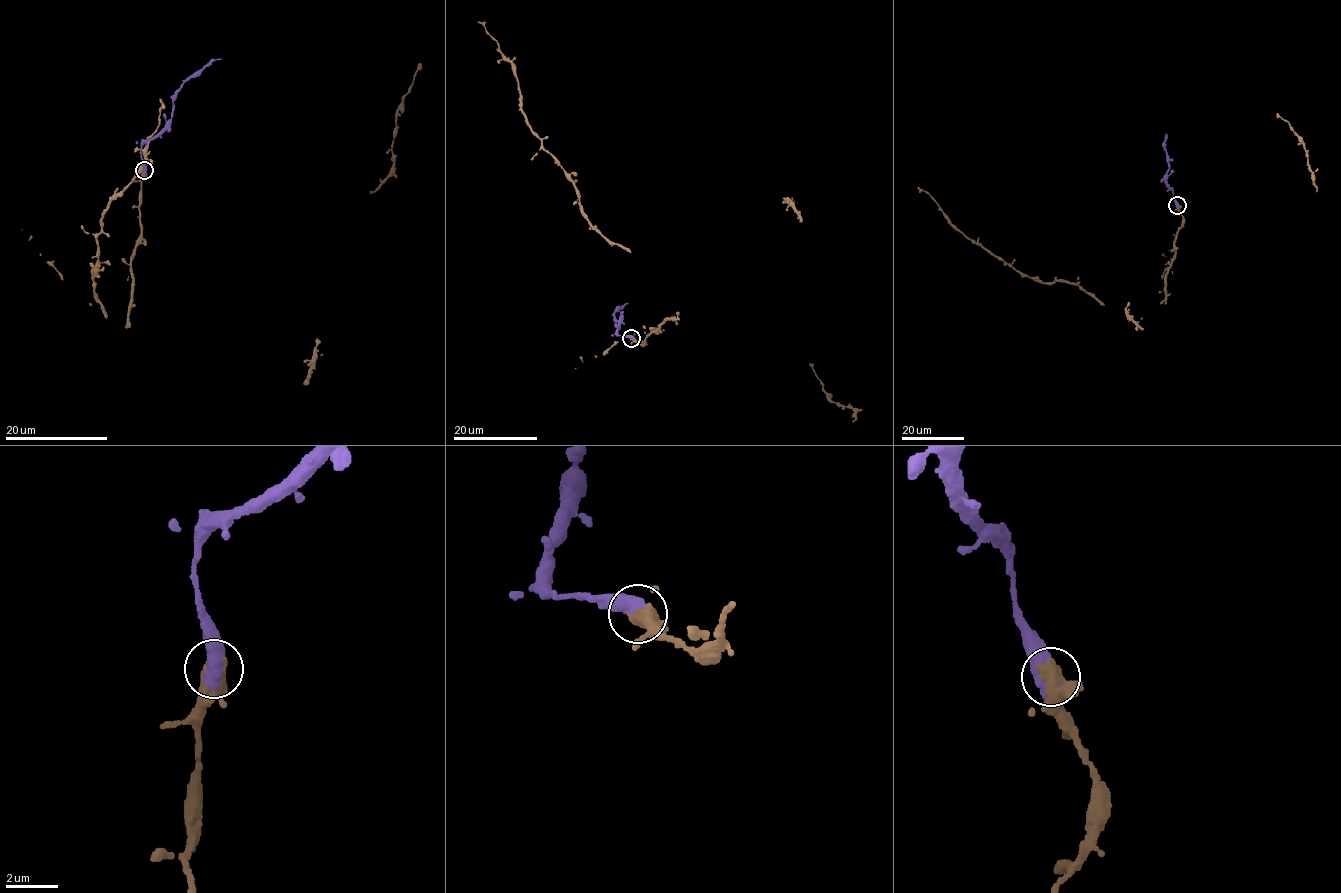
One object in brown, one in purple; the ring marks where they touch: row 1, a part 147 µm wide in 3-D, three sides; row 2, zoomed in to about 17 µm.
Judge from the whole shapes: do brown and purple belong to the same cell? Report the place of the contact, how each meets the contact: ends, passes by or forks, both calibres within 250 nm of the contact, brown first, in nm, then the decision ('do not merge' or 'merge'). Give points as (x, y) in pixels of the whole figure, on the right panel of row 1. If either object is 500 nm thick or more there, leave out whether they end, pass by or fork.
(1177, 205) | 480/650 nm | merge

